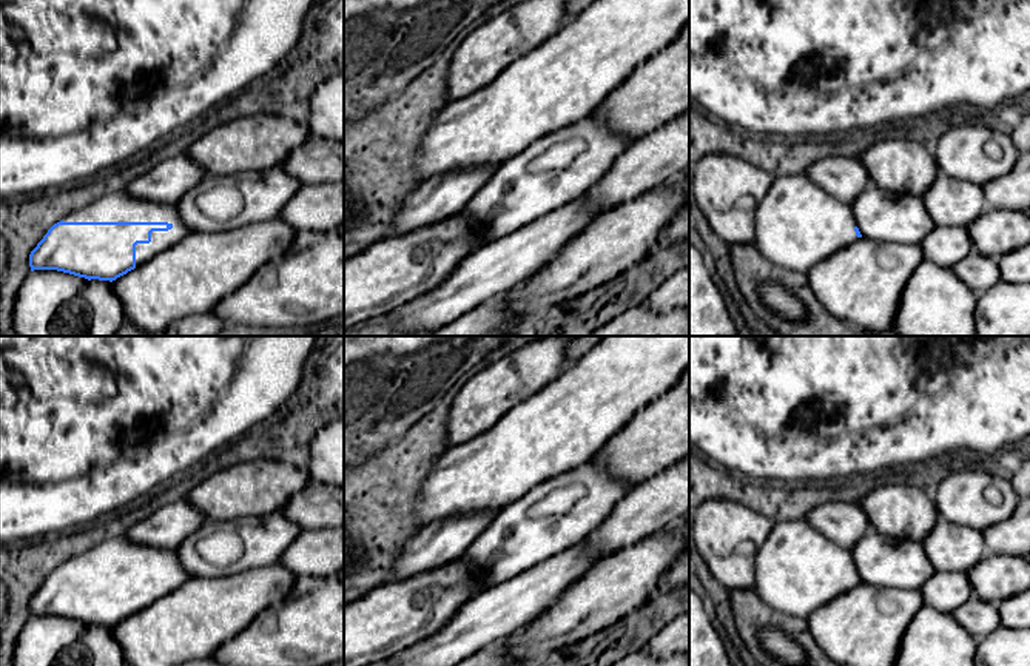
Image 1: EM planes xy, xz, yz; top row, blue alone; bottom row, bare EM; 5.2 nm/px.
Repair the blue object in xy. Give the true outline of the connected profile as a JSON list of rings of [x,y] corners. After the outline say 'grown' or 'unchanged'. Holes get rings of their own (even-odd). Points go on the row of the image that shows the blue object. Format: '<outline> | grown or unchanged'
[[[120,190],[96,199],[54,224],[31,251],[29,267],[31,271],[57,270],[88,281],[113,282],[190,233],[176,205],[137,199]]] | grown

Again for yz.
[[[805,174],[774,177],[756,213],[754,248],[774,265],[799,273],[859,237],[851,207]]] | grown

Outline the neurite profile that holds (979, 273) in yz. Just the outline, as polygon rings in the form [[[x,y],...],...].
[[[974,248],[953,267],[956,276],[979,298],[995,284],[1001,282],[998,261],[981,254]]]

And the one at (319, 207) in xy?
[[[344,182],[302,185],[278,219],[296,231],[335,231],[344,225]]]

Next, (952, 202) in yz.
[[[941,171],[922,200],[934,227],[968,228],[984,213],[985,205],[982,185],[947,177]]]

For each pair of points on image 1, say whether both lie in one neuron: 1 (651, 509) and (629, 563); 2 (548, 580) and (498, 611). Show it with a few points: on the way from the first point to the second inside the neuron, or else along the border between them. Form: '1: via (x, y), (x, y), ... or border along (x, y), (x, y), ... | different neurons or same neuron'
1: border along (663, 528), (605, 557) | different neurons
2: via (535, 589), (511, 606) | same neuron

